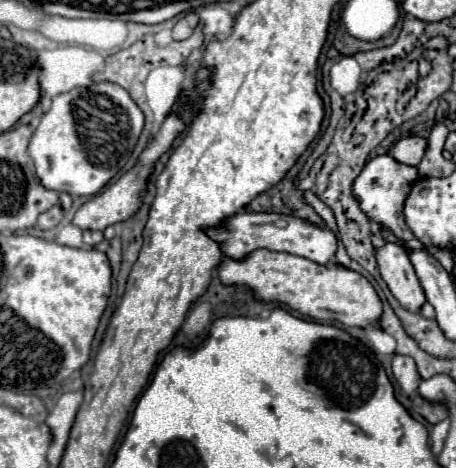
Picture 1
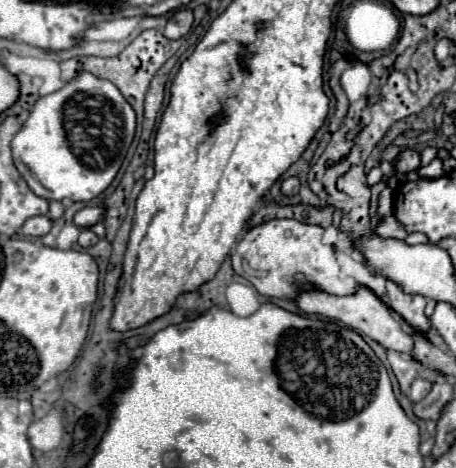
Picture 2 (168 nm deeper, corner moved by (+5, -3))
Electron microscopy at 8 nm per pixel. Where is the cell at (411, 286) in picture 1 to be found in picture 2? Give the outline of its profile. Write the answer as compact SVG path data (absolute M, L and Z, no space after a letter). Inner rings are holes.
M387 282L387 298L391 308L403 316L403 320L413 326L419 332L427 332L431 328L429 318L425 316L425 298L419 298L419 294L403 294L399 286L393 282Z

